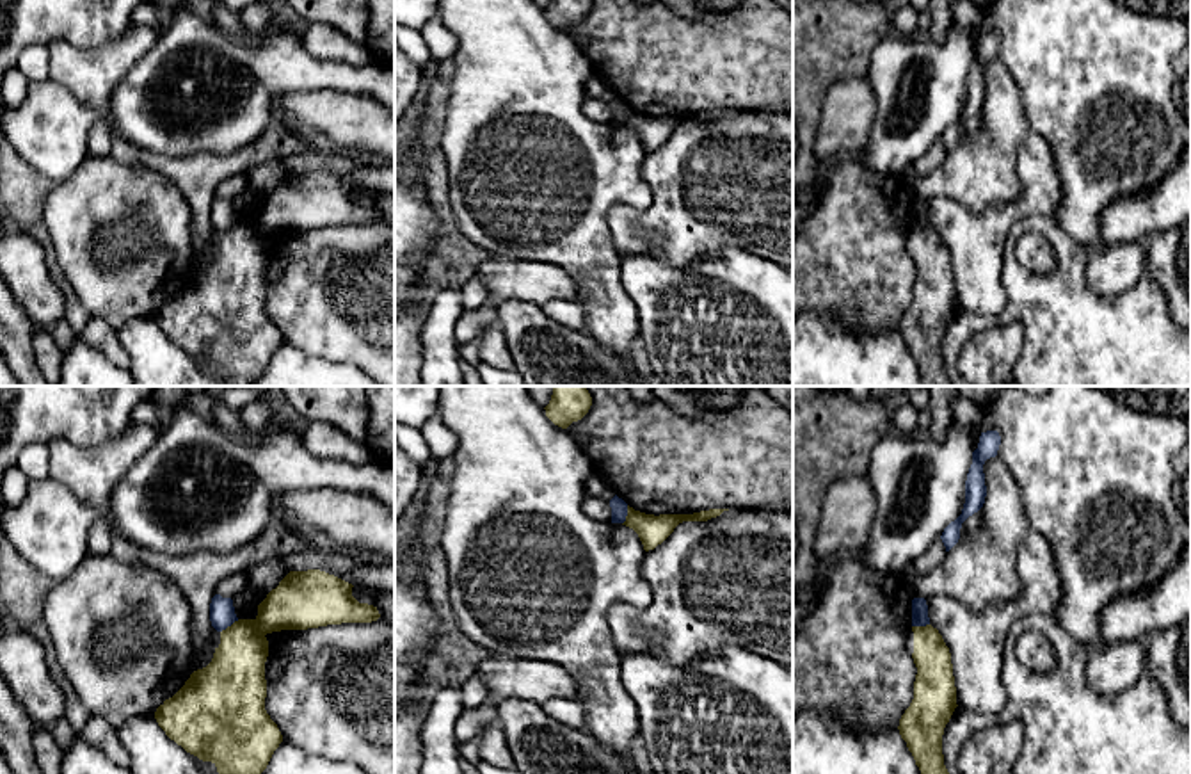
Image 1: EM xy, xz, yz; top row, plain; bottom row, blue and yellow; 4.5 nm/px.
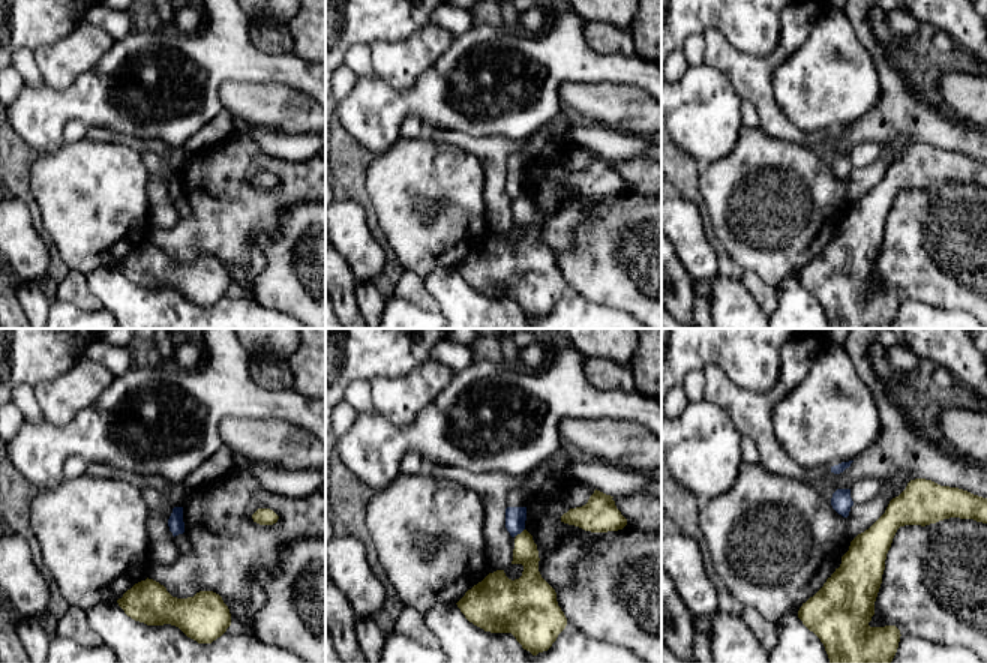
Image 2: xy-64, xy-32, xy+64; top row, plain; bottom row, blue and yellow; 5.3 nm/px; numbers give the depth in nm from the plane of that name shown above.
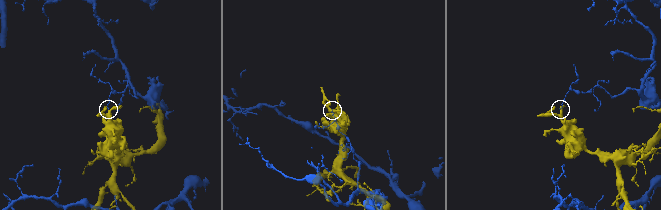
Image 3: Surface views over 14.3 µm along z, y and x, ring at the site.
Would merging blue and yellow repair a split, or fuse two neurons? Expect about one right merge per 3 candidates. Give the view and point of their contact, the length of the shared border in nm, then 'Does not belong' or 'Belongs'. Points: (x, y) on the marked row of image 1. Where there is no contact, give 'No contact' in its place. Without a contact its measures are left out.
Touches blue at xy (230, 625). Shared border 110 nm. Does not belong

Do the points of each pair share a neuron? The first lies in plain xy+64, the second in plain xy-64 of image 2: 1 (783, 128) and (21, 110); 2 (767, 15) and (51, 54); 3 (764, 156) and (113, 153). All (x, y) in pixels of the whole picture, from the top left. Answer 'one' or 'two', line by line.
1: two
2: two
3: one

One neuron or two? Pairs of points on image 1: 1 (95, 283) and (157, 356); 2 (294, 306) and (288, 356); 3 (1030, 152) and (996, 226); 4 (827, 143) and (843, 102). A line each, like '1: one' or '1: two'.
1: two
2: two
3: one
4: one

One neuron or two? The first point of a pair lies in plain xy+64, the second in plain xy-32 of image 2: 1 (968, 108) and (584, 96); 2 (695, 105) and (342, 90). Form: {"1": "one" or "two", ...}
{"1": "one", "2": "two"}

